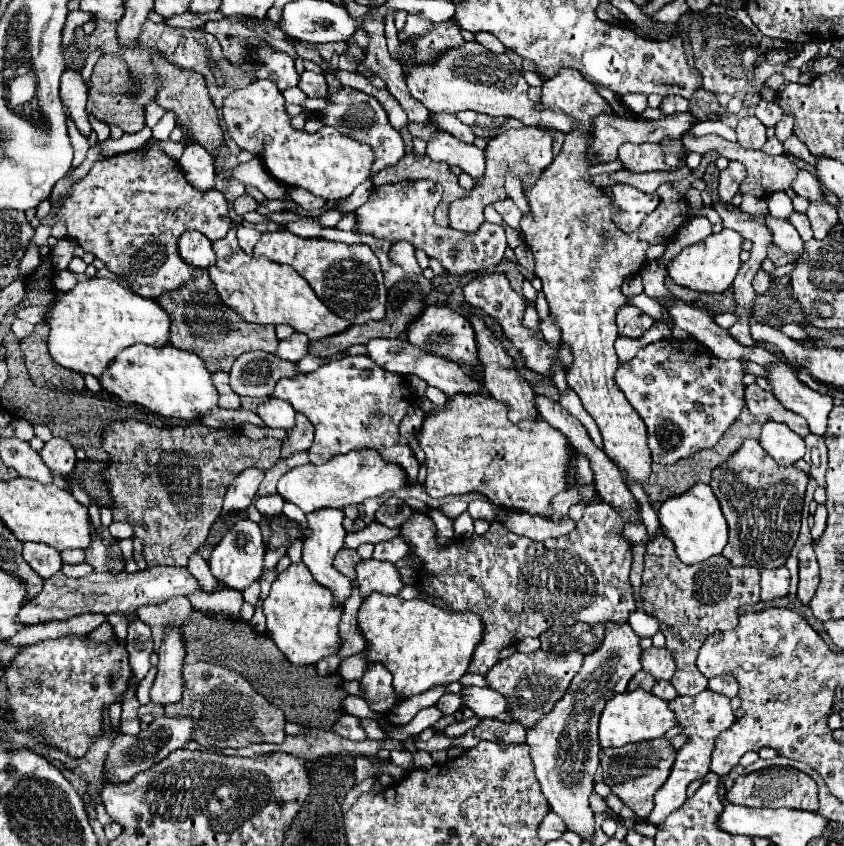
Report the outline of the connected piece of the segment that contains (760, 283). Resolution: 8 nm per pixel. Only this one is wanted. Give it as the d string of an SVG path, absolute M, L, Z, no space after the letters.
M760 270L760 272L756 274L756 278L754 278L752 284L754 284L754 290L756 290L758 294L766 294L766 292L770 290L770 286L772 286L772 278L770 278L768 272Z

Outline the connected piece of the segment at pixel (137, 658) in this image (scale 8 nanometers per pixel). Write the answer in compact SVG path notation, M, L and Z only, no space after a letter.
M134 620L128 626L128 638L126 638L126 650L128 650L128 660L130 660L130 670L132 670L132 680L134 684L140 684L140 680L148 674L150 670L150 654L154 652L150 628L142 620Z

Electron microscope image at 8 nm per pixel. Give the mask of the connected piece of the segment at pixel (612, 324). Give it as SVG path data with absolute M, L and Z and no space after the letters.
M566 68L542 84L542 104L560 108L572 116L576 128L566 134L564 146L552 164L544 168L530 186L522 186L530 210L522 216L520 228L534 254L534 272L544 284L542 292L550 304L550 314L560 328L562 342L570 348L574 358L566 370L568 386L580 396L582 406L596 420L604 438L606 456L626 480L644 484L652 474L648 430L614 384L614 372L620 364L614 352L614 340L618 338L616 312L626 304L620 286L624 278L642 270L648 248L654 244L668 244L674 232L694 216L694 210L692 204L666 182L656 190L660 204L644 224L632 234L622 232L612 220L612 216L620 212L612 196L588 176L588 170L594 166L588 158L590 144L594 142L592 120L600 114L612 116L614 110L598 94L594 84L574 68Z

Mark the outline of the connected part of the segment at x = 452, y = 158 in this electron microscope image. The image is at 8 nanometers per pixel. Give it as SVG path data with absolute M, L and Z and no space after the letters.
M432 114L428 118L428 124L434 126L434 134L428 140L426 154L436 162L448 162L450 166L460 166L462 172L470 174L474 180L478 180L484 172L484 152L478 150L472 144L464 144L456 140L450 132L442 130L434 124Z

